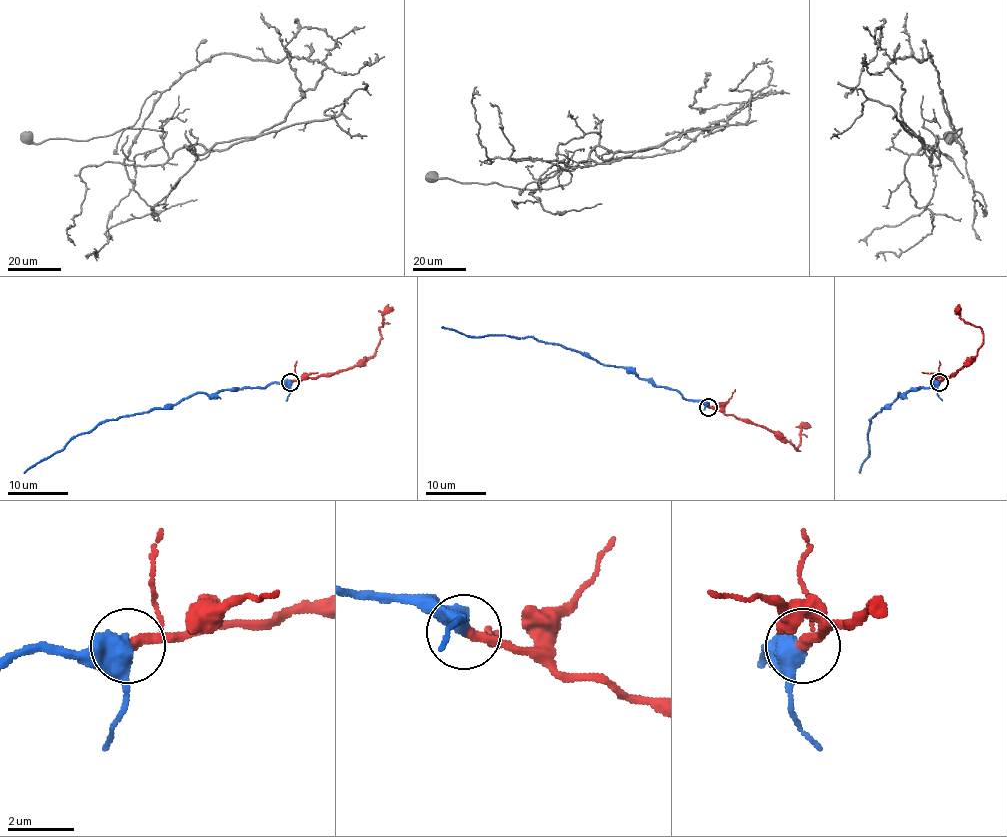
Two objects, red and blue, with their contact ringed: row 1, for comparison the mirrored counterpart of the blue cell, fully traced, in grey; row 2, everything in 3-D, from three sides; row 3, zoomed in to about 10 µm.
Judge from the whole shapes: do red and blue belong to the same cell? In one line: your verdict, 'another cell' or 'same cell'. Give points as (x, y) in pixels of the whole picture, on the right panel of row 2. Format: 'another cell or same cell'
same cell

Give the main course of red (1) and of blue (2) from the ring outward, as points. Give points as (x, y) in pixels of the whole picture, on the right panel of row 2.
1: (939, 381), (964, 365), (982, 344), (984, 333), (981, 329), (966, 323), (960, 317), (958, 308)
2: (939, 381), (928, 387), (898, 393), (870, 420), (870, 455), (862, 463), (859, 473)

